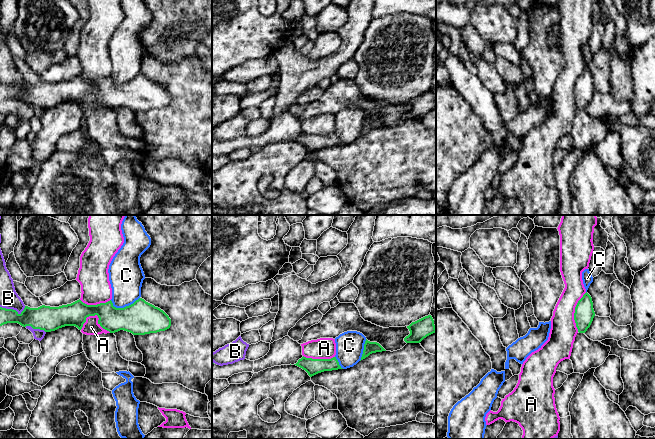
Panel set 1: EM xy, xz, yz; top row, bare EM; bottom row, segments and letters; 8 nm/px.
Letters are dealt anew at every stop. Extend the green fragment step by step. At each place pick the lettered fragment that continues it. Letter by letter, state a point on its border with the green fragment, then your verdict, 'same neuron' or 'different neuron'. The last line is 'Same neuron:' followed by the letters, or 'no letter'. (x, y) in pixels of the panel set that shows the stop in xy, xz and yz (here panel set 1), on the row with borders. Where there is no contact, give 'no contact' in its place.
A: contact xy (96, 314); different neuron
B: contact xy (12, 309); different neuron
C: contact xy (124, 307); different neuron
Same neuron: no letter

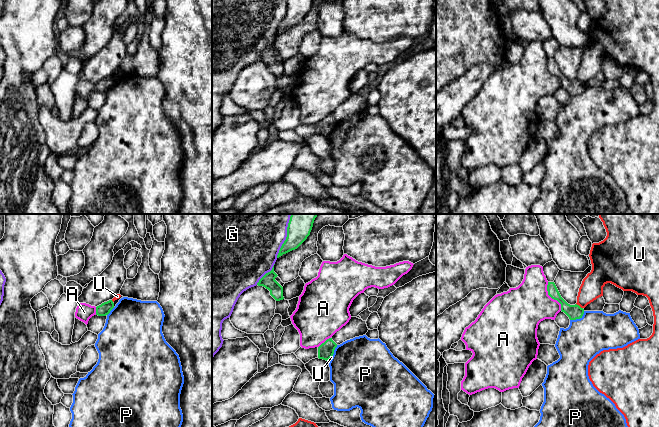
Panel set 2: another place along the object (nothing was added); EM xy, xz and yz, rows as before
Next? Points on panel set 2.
A: contact yz (551, 297); different neuron
G: contact xz (287, 236); different neuron
P: contact yz (578, 318); different neuron
U: contact yz (578, 305); different neuron
Same neuron: no letter

